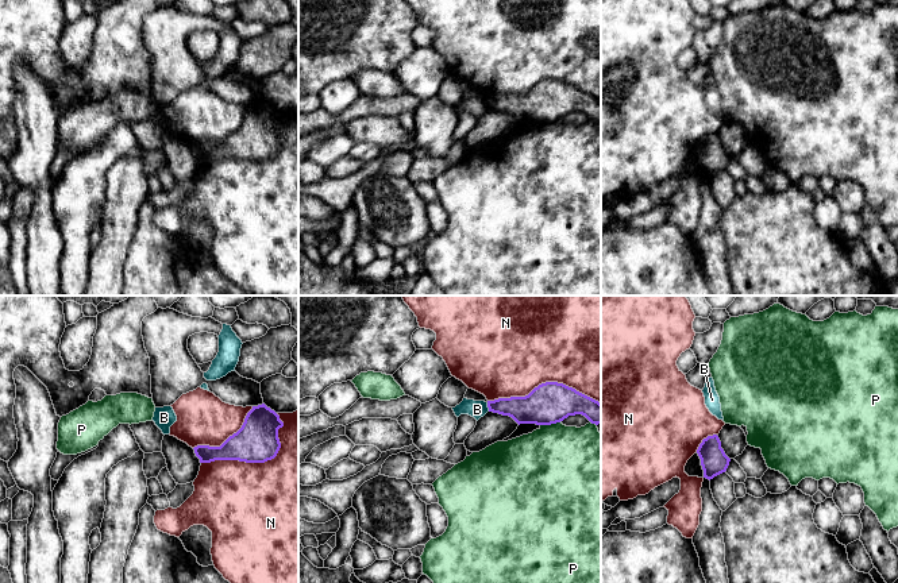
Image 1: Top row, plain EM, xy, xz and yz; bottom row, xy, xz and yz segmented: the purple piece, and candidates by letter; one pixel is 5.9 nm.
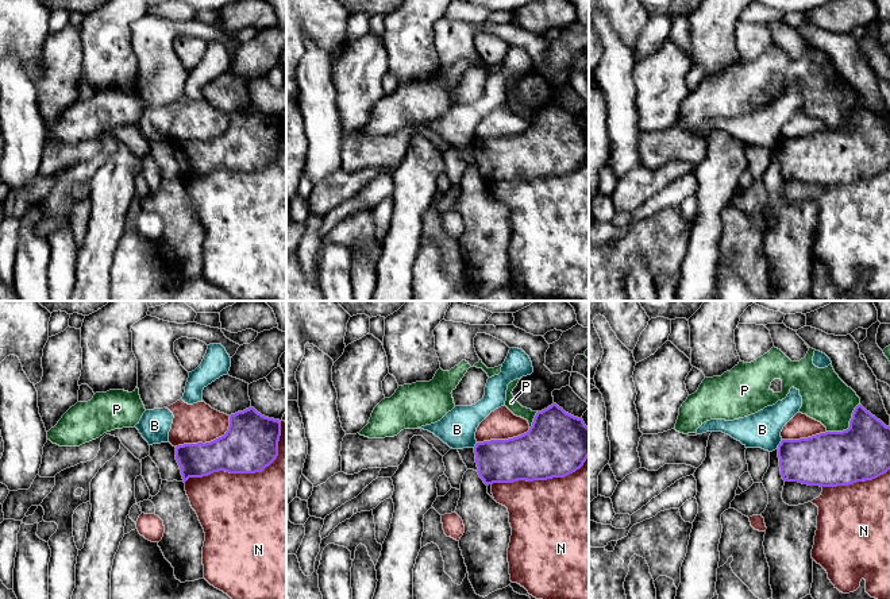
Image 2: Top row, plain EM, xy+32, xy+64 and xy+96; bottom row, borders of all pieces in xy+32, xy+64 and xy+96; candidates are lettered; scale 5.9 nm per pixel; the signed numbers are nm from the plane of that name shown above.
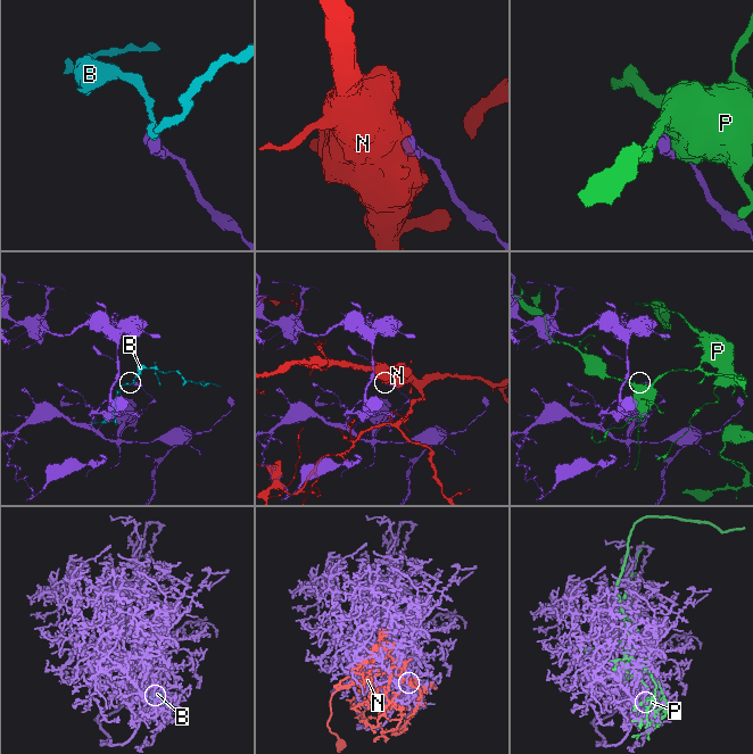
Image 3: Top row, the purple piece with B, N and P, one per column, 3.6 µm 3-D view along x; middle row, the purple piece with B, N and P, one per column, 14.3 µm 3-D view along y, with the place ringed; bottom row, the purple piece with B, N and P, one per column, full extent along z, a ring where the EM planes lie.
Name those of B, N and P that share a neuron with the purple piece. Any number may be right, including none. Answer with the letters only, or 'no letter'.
no letter

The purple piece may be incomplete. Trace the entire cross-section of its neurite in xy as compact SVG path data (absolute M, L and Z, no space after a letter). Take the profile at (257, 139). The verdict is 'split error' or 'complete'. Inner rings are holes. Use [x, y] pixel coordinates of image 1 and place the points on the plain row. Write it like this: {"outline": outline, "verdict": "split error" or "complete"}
{"outline": "M262 101L253 104L242 126L220 144L197 143L193 147L200 161L215 158L265 161L274 157L281 146L278 127L282 124L280 113Z", "verdict": "complete"}

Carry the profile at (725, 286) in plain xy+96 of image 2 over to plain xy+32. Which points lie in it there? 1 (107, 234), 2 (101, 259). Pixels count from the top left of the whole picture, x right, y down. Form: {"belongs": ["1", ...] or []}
{"belongs": []}

